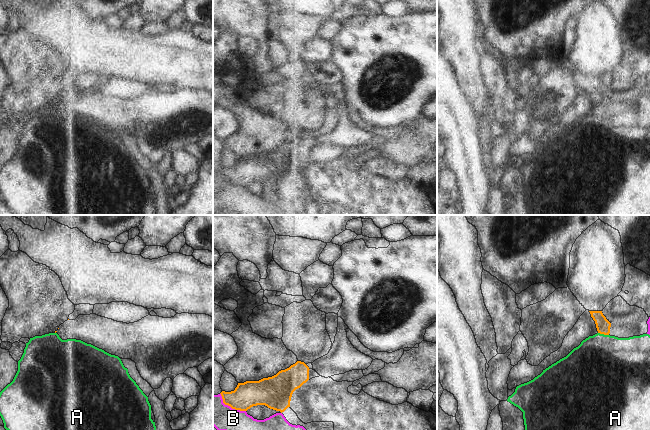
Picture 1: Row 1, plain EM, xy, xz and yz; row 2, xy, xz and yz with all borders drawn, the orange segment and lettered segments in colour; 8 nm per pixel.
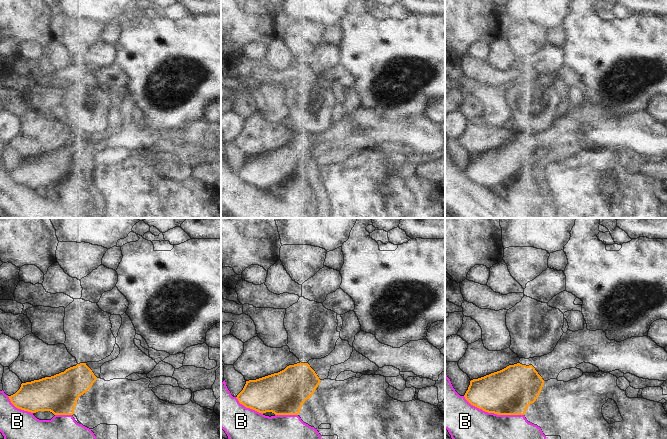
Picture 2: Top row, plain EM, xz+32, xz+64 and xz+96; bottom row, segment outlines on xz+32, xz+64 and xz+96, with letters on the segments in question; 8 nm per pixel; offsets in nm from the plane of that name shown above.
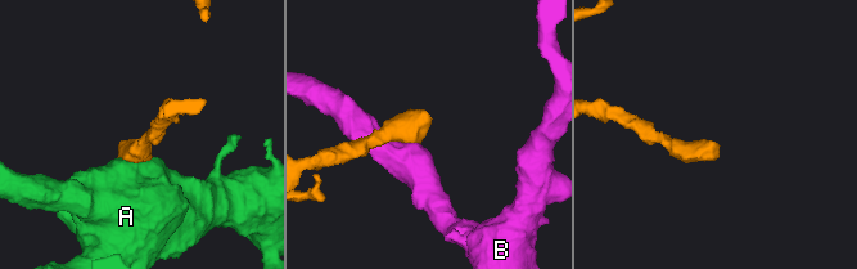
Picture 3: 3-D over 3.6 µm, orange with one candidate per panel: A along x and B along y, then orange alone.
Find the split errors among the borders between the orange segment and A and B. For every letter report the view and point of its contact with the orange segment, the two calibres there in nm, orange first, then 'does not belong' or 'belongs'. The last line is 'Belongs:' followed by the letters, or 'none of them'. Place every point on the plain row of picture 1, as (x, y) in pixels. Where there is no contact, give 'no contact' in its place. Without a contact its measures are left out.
A: yz (603, 109) | 110/480 nm | does not belong
B: xz (230, 182) | 200/220 nm | does not belong
Belongs: none of them

